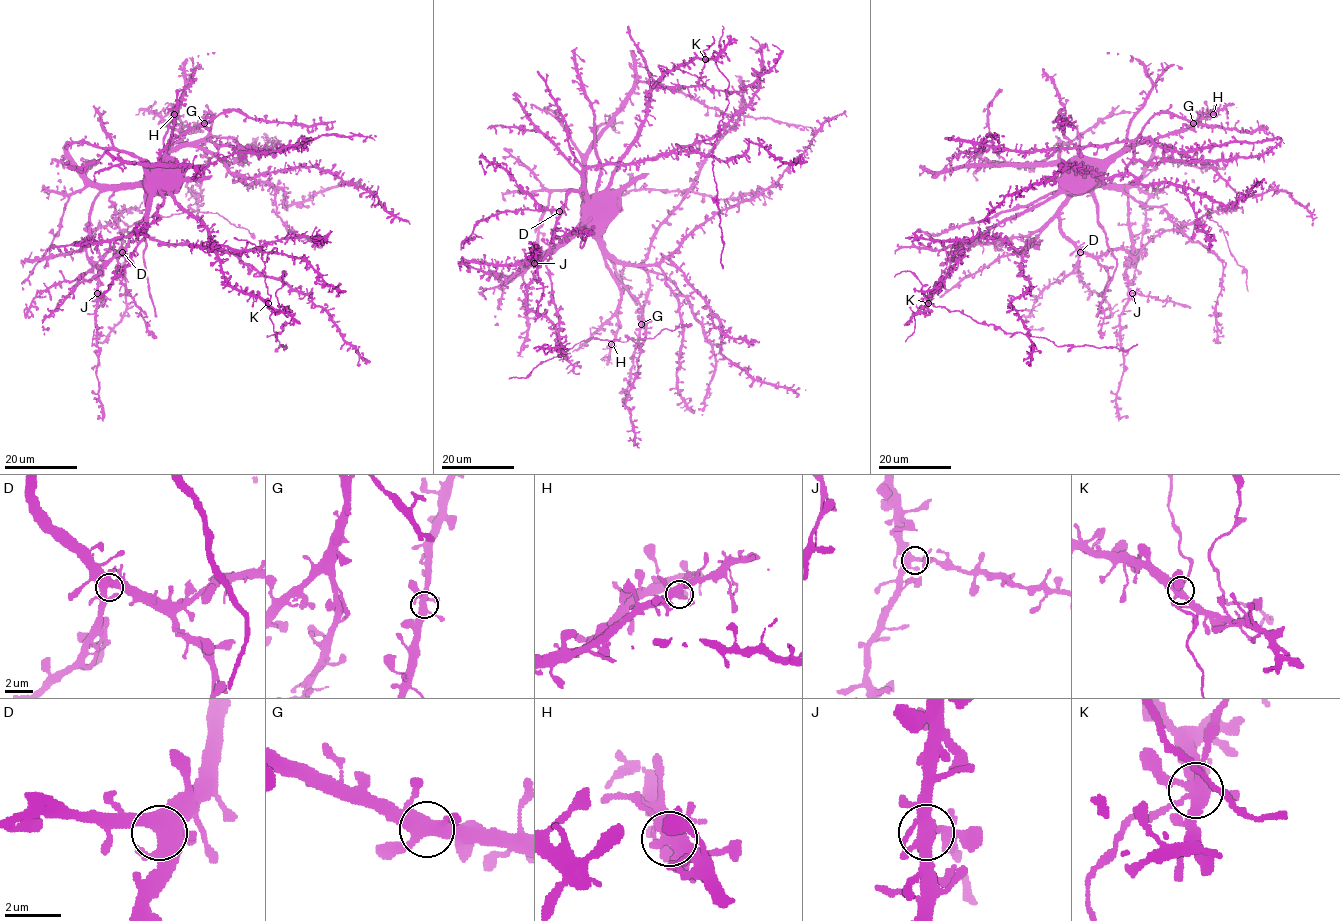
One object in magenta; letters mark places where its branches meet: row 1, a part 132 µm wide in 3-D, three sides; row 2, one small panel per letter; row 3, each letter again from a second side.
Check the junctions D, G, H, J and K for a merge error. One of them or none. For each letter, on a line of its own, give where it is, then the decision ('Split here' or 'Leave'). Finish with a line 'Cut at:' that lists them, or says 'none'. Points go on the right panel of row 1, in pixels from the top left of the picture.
D: Place: (1080, 252). Leave
G: Place: (1193, 123). Leave
H: Place: (1213, 114). Leave
J: Place: (1132, 293). Leave
K: Place: (928, 303). Split here
Cut at: K

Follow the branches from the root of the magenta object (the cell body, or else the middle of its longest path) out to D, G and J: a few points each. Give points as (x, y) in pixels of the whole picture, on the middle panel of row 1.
D: (590, 221), (597, 209), (582, 190), (572, 190), (559, 211)
G: (590, 221), (598, 227), (600, 241), (610, 254), (622, 261), (637, 263), (647, 273), (650, 286), (641, 324)
J: (590, 221), (587, 220), (536, 258), (523, 263), (529, 258), (535, 258), (534, 263)

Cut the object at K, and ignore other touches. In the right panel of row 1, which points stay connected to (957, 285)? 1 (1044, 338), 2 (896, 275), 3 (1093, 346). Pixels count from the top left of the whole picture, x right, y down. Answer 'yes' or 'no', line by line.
1: no
2: no
3: no

